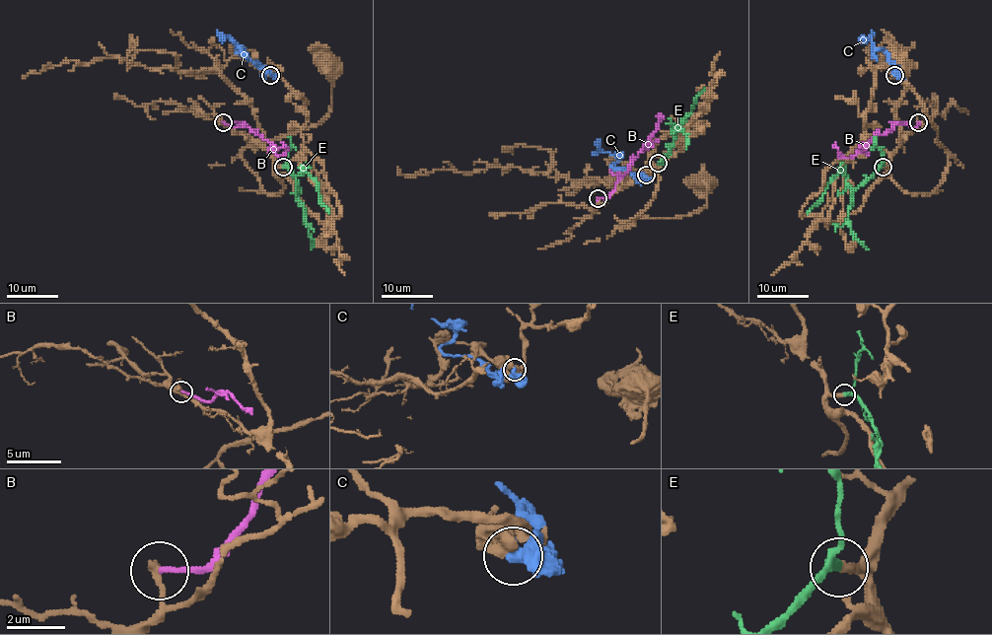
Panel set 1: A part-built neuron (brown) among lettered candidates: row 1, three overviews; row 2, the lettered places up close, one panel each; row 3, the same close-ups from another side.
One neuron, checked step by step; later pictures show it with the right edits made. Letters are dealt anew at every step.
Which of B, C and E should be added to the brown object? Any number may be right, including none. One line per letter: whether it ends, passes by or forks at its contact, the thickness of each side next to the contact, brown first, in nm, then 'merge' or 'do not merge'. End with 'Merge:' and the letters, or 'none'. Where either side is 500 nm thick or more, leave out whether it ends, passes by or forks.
B: it ends | 320/180 nm | do not merge
C: 500/360 nm | do not merge
E: it passes by | 280/190 nm | merge
Merge: E

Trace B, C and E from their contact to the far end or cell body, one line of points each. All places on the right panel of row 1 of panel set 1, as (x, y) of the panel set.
B: (918, 122), (911, 127), (907, 123), (897, 123), (871, 139), (850, 157), (843, 157), (836, 141)
C: (894, 75), (898, 70), (888, 60), (887, 53), (871, 40), (873, 32)
E: (882, 167), (854, 188), (838, 173), (808, 213)

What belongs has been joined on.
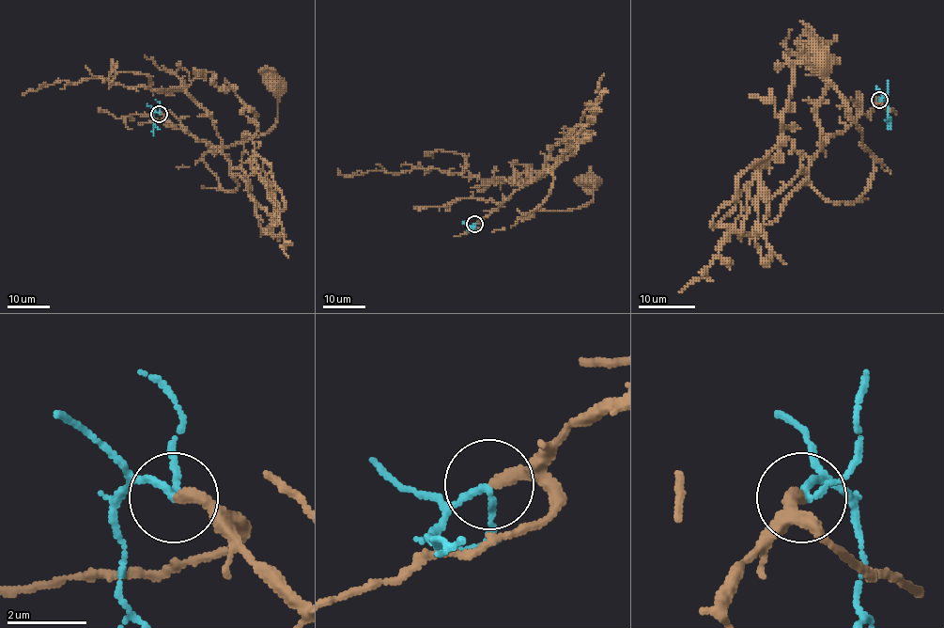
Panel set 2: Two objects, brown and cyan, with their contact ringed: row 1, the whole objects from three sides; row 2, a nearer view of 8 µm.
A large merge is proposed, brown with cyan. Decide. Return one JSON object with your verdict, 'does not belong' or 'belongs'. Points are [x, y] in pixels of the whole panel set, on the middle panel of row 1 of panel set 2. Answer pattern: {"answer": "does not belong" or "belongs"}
{"answer": "belongs"}

